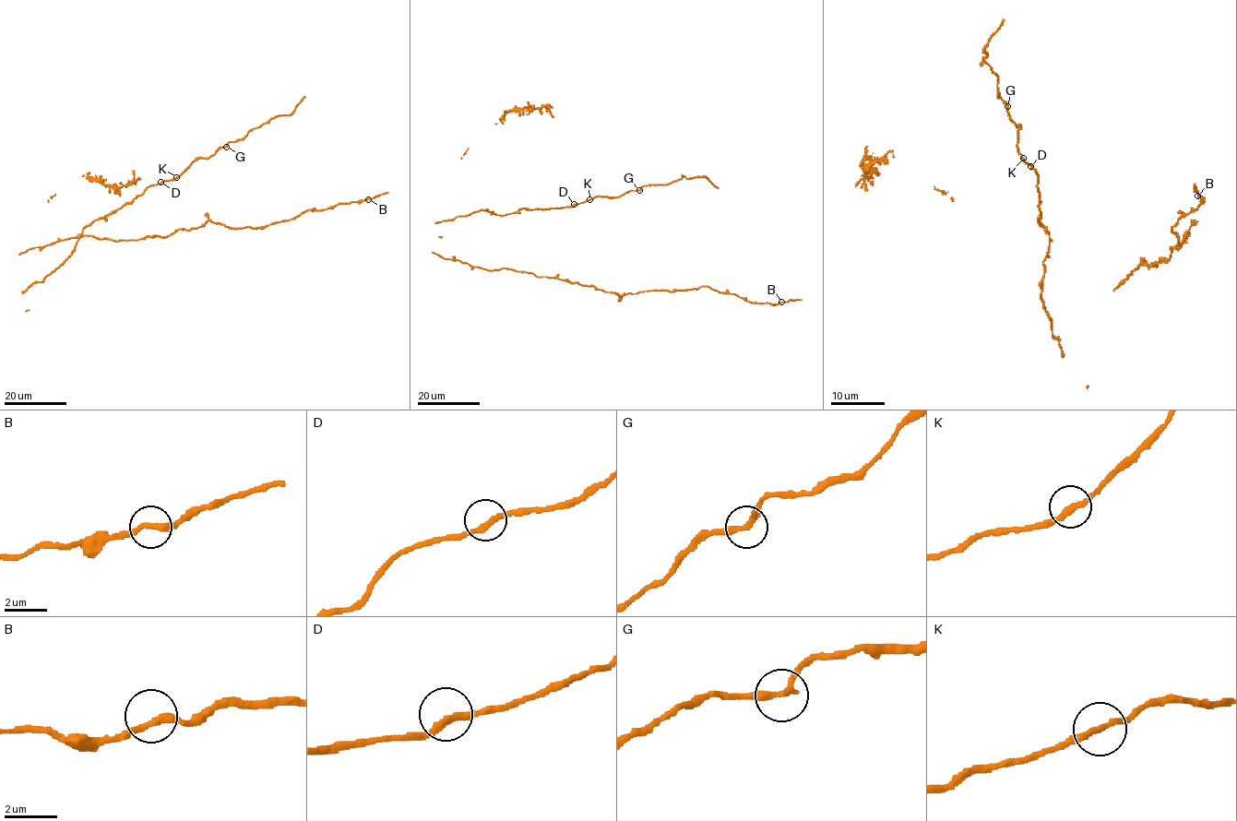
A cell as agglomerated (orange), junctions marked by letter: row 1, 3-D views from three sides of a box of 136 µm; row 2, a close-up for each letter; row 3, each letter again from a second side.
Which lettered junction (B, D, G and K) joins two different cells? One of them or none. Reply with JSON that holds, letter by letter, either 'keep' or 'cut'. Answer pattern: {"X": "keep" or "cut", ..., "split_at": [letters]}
{"B": "keep", "D": "keep", "G": "keep", "K": "keep", "split_at": []}

